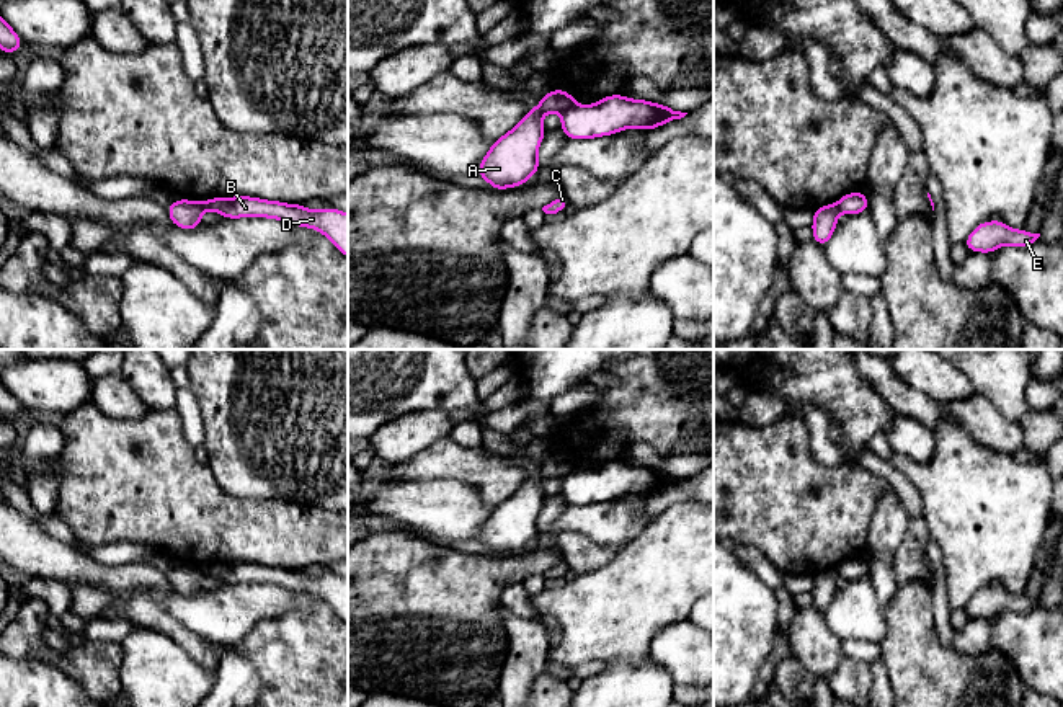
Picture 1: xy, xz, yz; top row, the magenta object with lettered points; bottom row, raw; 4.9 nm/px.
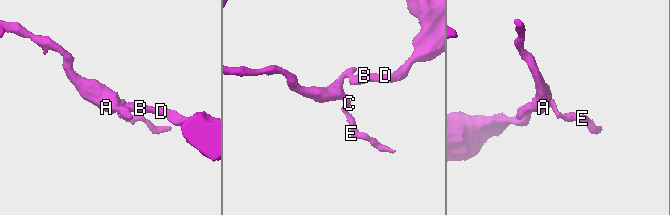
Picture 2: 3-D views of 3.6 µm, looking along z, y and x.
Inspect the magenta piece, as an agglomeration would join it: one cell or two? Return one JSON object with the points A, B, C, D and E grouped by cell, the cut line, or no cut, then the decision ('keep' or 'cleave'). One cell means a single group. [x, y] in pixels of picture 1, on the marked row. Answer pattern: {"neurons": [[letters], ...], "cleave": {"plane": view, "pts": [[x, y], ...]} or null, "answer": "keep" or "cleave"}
{"neurons": [["A", "C", "E"], ["B", "D"]], "cleave": {"plane": "xz", "pts": [[573, 103], [562, 113]]}, "answer": "cleave"}

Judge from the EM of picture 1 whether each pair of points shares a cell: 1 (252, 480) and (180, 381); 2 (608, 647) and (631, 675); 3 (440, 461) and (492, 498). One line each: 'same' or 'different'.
1: different
2: different
3: same

